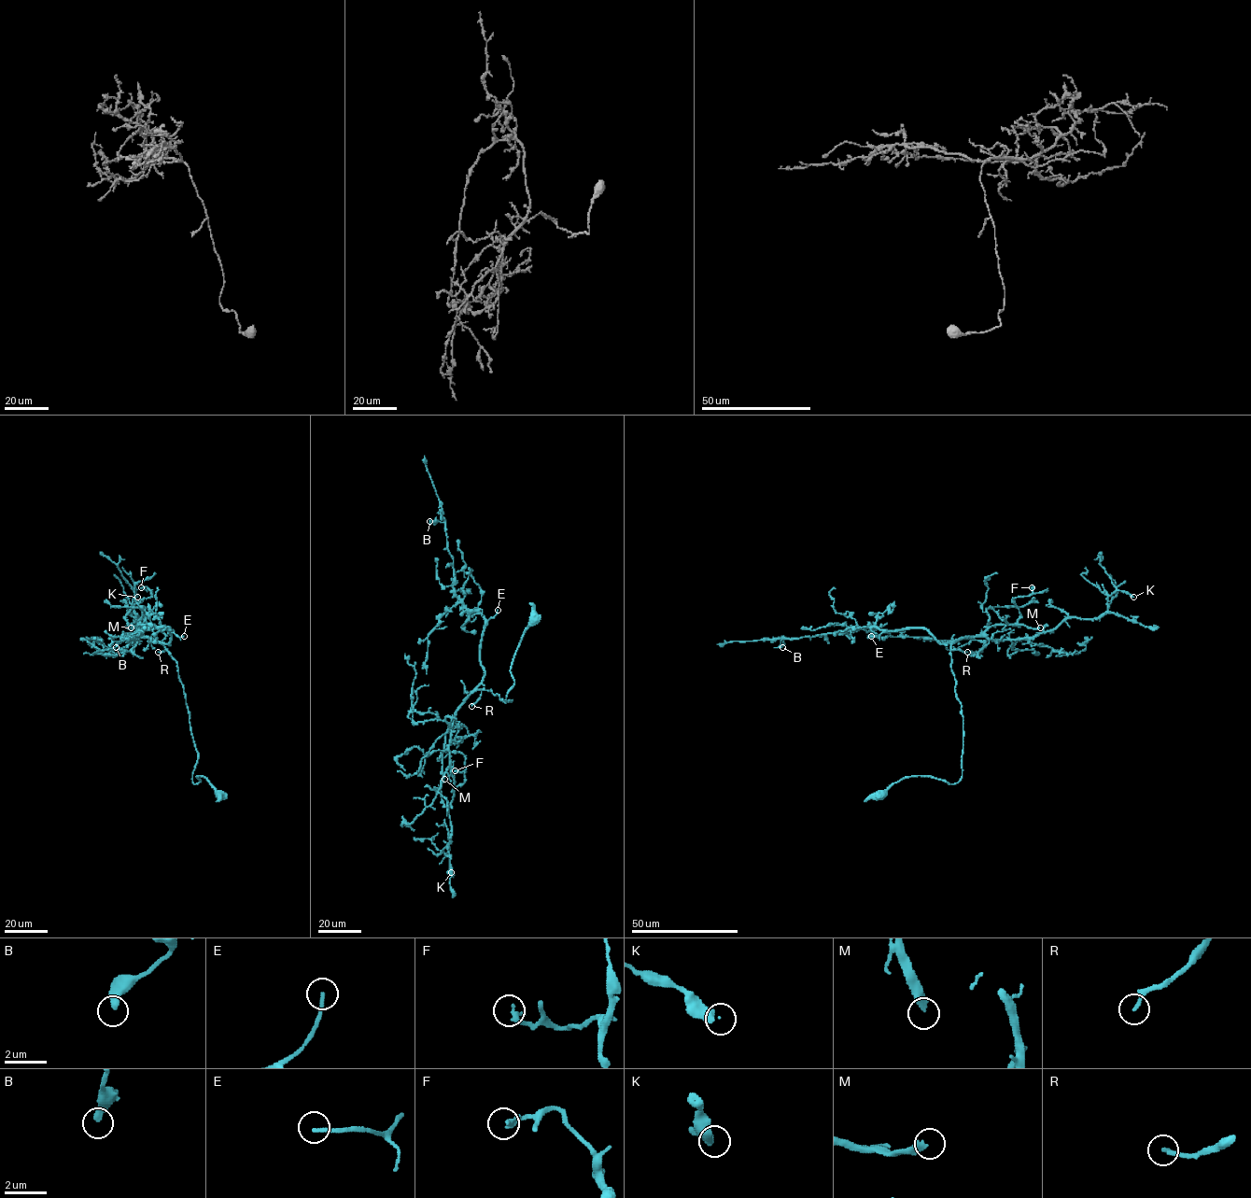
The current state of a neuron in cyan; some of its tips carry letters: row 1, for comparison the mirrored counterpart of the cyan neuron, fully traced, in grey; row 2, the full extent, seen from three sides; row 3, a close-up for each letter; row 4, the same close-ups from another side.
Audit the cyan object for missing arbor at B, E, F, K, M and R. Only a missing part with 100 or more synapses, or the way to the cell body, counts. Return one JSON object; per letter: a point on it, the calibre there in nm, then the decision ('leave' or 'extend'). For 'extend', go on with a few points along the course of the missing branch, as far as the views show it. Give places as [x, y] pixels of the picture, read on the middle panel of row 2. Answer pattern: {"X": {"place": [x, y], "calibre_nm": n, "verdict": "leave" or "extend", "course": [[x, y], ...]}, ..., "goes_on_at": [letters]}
{"B": {"place": [429, 521], "calibre_nm": 360, "verdict": "leave"}, "E": {"place": [498, 610], "calibre_nm": 180, "verdict": "leave"}, "F": {"place": [455, 770], "calibre_nm": 260, "verdict": "leave"}, "K": {"place": [451, 872], "calibre_nm": 360, "verdict": "leave"}, "M": {"place": [444, 779], "calibre_nm": 280, "verdict": "extend", "course": [[444, 779], [444, 786], [421, 799], [428, 796], [425, 762], [432, 751], [435, 753]]}, "R": {"place": [471, 706], "calibre_nm": 220, "verdict": "leave"}, "goes_on_at": ["M"]}

